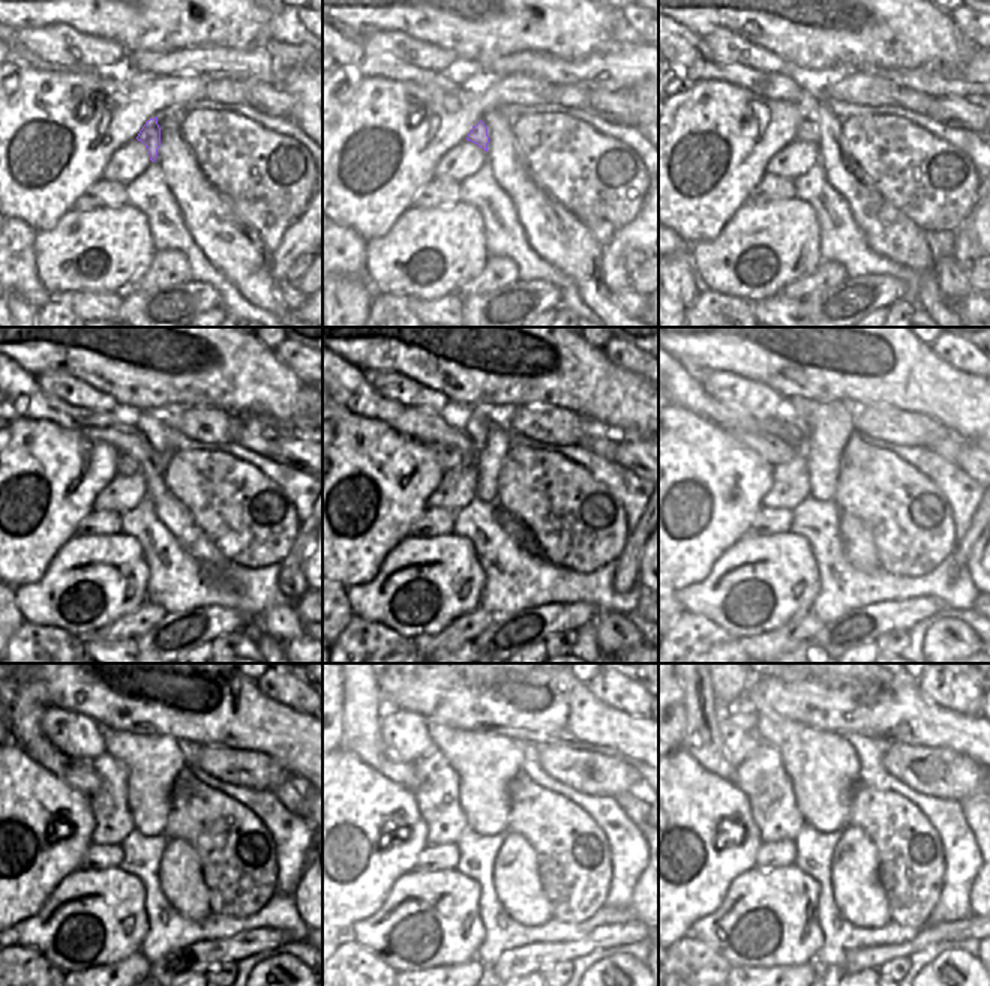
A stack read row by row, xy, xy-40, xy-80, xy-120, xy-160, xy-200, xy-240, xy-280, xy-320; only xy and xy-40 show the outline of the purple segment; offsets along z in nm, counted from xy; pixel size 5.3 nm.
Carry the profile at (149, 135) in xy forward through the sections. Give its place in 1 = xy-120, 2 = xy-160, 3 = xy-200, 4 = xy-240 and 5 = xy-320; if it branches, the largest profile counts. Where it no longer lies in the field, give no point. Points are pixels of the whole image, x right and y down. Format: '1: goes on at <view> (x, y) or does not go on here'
1: goes on at xy-120 (126, 464)
2: goes on at xy-160 (447, 456)
3: goes on at xy-200 (776, 449)
4: goes on at xy-240 (24, 707)
5: goes on at xy-320 (701, 739)

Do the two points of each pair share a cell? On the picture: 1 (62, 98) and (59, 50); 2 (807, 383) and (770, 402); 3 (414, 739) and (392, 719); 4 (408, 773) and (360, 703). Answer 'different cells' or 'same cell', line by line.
1: different cells
2: different cells
3: same cell
4: same cell

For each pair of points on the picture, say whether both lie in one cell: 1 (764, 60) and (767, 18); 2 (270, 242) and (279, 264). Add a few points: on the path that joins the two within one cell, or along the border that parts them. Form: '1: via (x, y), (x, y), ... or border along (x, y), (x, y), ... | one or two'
1: border along (734, 32), (776, 53), (788, 65) | two
2: border along (293, 221), (284, 233), (281, 243), (272, 252) | two

